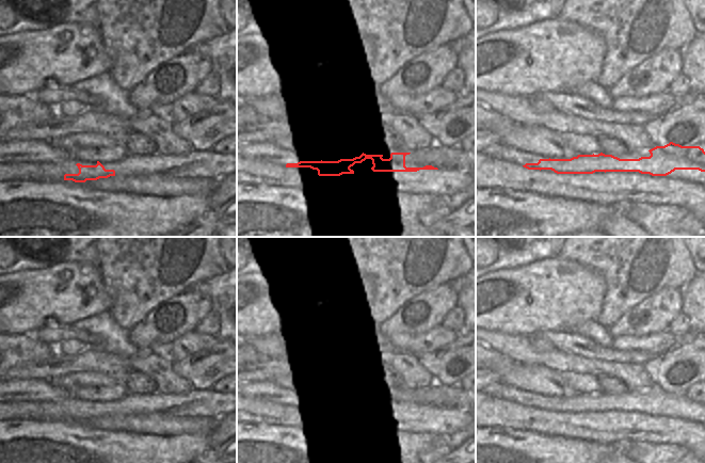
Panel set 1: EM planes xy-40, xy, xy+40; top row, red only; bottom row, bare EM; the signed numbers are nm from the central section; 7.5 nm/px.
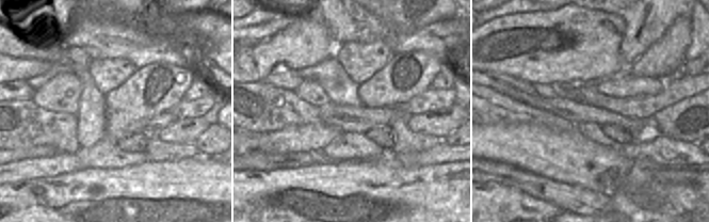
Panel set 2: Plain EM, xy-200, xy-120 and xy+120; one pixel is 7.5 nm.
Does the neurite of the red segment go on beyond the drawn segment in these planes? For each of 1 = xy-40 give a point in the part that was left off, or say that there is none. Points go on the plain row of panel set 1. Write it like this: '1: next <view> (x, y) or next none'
1: next none

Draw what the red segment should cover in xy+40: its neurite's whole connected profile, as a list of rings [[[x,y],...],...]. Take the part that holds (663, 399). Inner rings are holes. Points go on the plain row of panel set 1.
[[[670,381],[648,389],[650,396],[639,398],[620,398],[612,394],[578,394],[571,398],[540,398],[538,402],[523,404],[528,409],[551,409],[557,413],[593,413],[595,411],[639,411],[652,415],[667,415],[675,409],[699,409],[705,411],[705,390],[700,385],[682,385]]]

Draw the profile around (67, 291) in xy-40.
[[[54,261],[42,270],[20,270],[0,275],[0,334],[33,334],[48,319],[63,325],[111,309],[98,266],[82,261]]]

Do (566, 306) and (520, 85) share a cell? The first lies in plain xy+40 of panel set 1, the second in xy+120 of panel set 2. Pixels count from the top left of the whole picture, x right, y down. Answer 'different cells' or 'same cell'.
different cells

